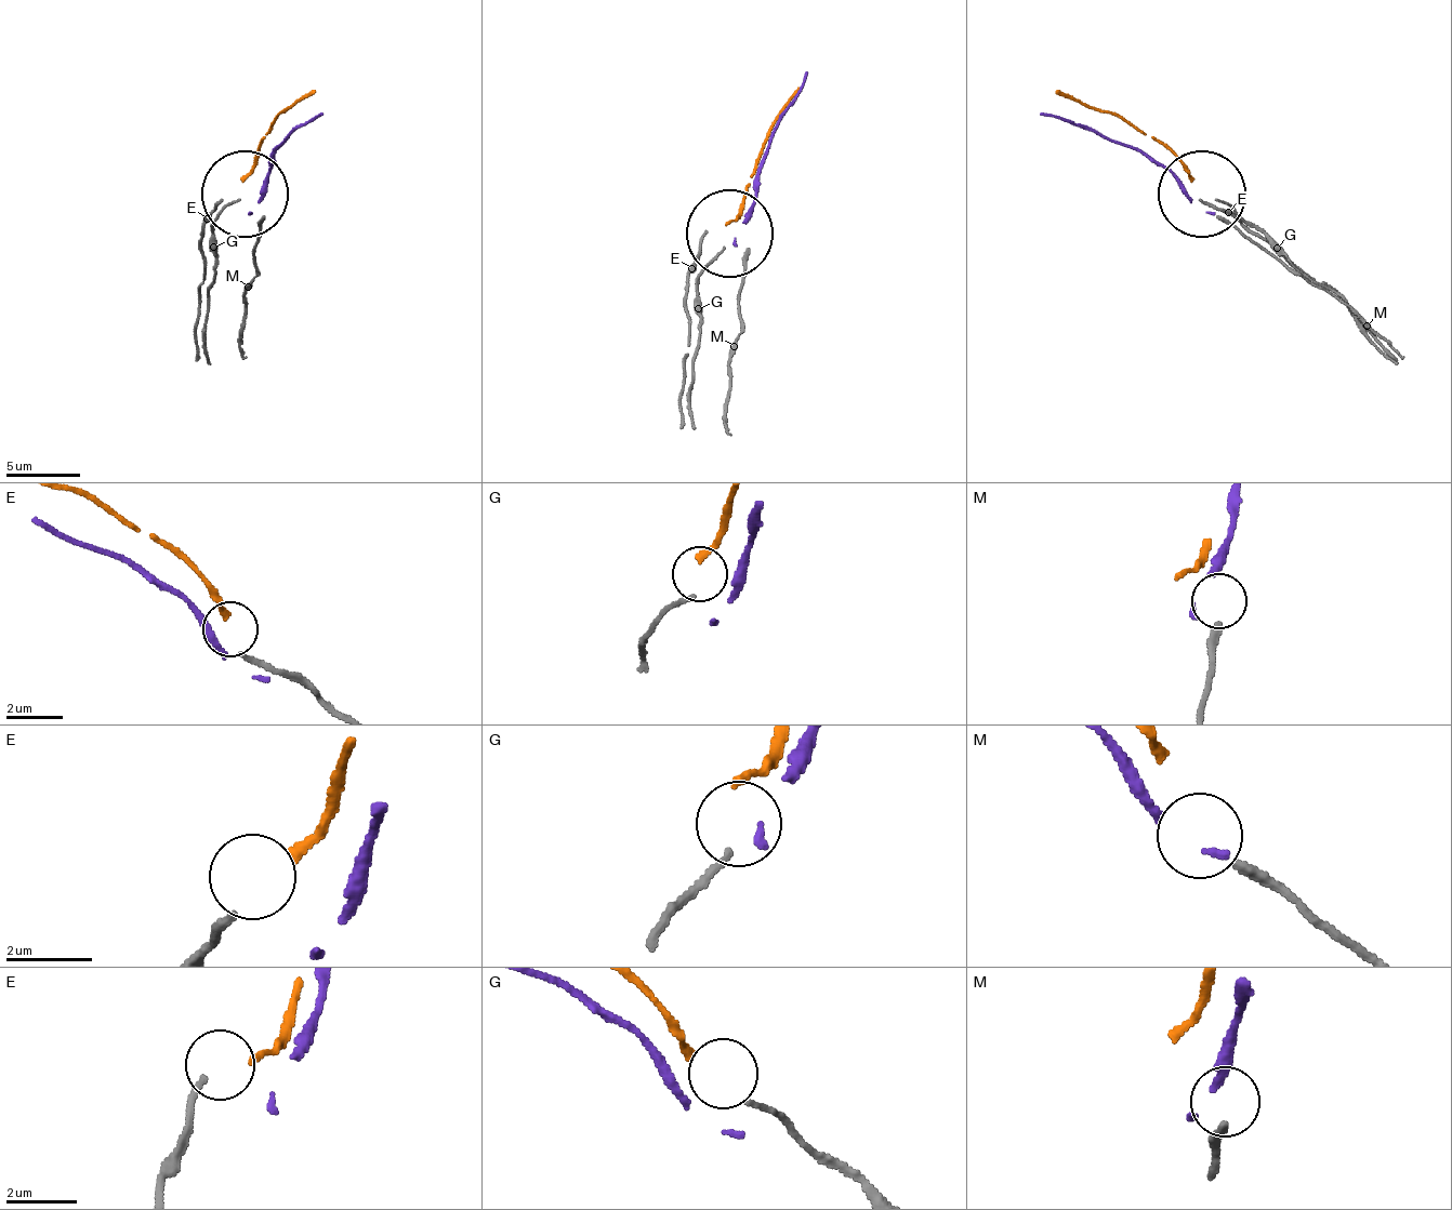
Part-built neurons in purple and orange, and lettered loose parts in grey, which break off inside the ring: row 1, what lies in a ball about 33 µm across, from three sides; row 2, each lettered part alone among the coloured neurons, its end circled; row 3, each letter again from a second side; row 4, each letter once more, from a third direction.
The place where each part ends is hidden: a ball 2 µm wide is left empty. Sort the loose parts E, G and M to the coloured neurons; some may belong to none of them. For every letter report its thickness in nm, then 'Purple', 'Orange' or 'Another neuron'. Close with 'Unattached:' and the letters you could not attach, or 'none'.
E: Thickness 180 nm. Another neuron
G: Thickness 140 nm. Another neuron
M: Thickness 240 nm. Another neuron
Unattached: E, G, M

